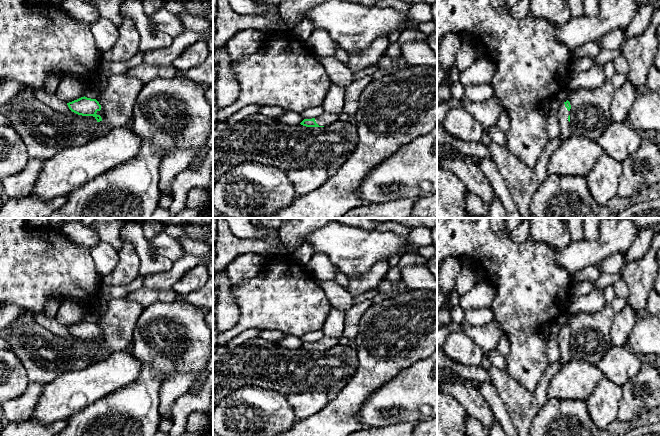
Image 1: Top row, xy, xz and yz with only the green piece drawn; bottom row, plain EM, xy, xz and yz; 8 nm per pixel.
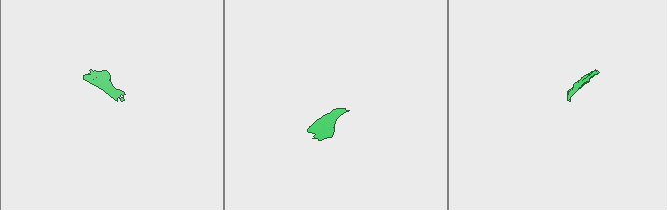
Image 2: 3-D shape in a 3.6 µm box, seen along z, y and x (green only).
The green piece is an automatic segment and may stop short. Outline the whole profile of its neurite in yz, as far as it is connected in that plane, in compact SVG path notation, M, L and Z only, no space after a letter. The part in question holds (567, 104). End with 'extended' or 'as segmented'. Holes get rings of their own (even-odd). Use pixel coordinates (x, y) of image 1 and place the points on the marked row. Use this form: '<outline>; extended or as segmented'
M567 100L566 102L562 103L558 110L558 121L560 125L560 134L559 137L562 140L568 139L571 134L570 134L570 109L571 105L570 102Z; extended

